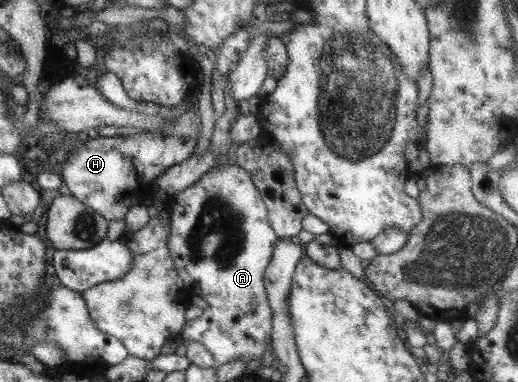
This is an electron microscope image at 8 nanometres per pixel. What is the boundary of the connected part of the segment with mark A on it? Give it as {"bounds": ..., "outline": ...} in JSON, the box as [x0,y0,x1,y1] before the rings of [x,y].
{"bounds":[167,165,280,366],"outline":[[[236,165],[227,166],[224,169],[208,170],[204,173],[198,181],[195,181],[192,185],[186,187],[173,194],[170,202],[171,212],[169,213],[171,222],[169,223],[169,234],[167,237],[167,249],[169,257],[174,265],[176,274],[179,279],[184,283],[184,288],[190,297],[196,296],[208,303],[208,309],[203,309],[202,315],[196,317],[191,321],[185,321],[184,328],[180,331],[178,341],[195,341],[204,346],[204,349],[213,357],[216,366],[223,363],[242,358],[245,362],[251,359],[260,358],[266,349],[266,344],[270,345],[270,335],[272,335],[272,312],[268,307],[268,301],[266,300],[266,290],[264,290],[263,275],[265,273],[268,263],[272,258],[272,252],[274,247],[280,238],[272,231],[270,224],[267,222],[267,209],[262,201],[259,191],[254,187],[254,184],[250,181],[250,176],[240,167]]]}

